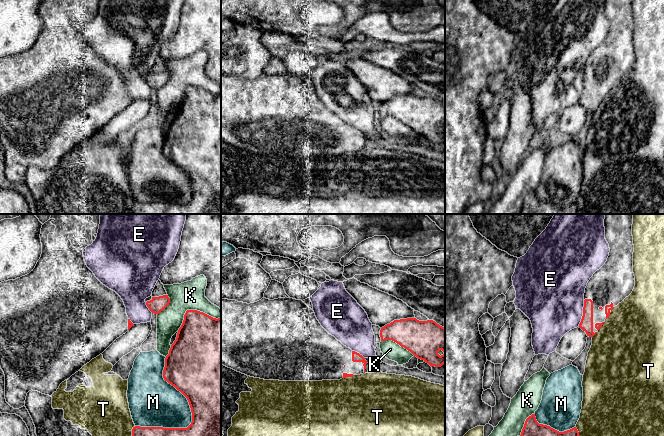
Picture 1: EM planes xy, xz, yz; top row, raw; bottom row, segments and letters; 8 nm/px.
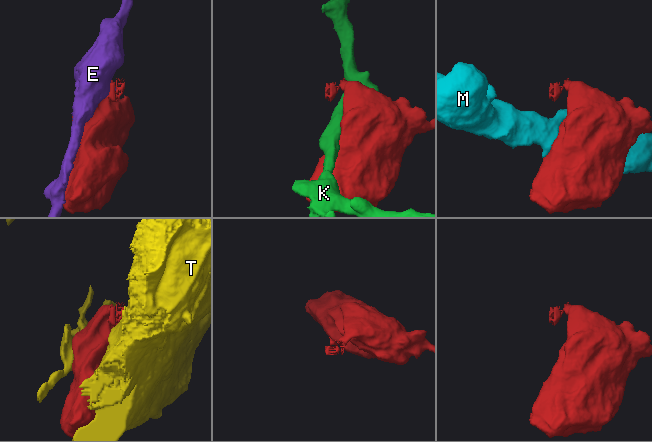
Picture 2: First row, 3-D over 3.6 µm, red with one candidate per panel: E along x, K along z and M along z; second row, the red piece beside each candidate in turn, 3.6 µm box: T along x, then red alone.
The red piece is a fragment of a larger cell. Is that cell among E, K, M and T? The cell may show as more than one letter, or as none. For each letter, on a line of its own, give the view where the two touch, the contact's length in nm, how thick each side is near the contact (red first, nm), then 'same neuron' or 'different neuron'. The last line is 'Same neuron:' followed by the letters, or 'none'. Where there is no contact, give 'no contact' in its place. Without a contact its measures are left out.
E: meets red in yz; contact 220 nm long; 110 nm thick on the red side, 480 nm on the other; different neuron
K: meets red in xy; contact 360 nm long; 400 nm thick on the red side, 240 nm on the other; different neuron
M: meets red in xy; contact 600 nm long; 480 nm thick on the red side, 340 nm on the other; different neuron
T: meets red in yz; contact 130 nm long; 50 nm thick on the red side, 480 nm on the other; different neuron
Same neuron: none

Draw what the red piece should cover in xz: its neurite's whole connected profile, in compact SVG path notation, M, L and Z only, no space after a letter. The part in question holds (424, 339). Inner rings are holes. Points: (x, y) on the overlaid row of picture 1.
M394 320L381 328L380 337L396 342L431 367L445 363L445 328L433 320Z

